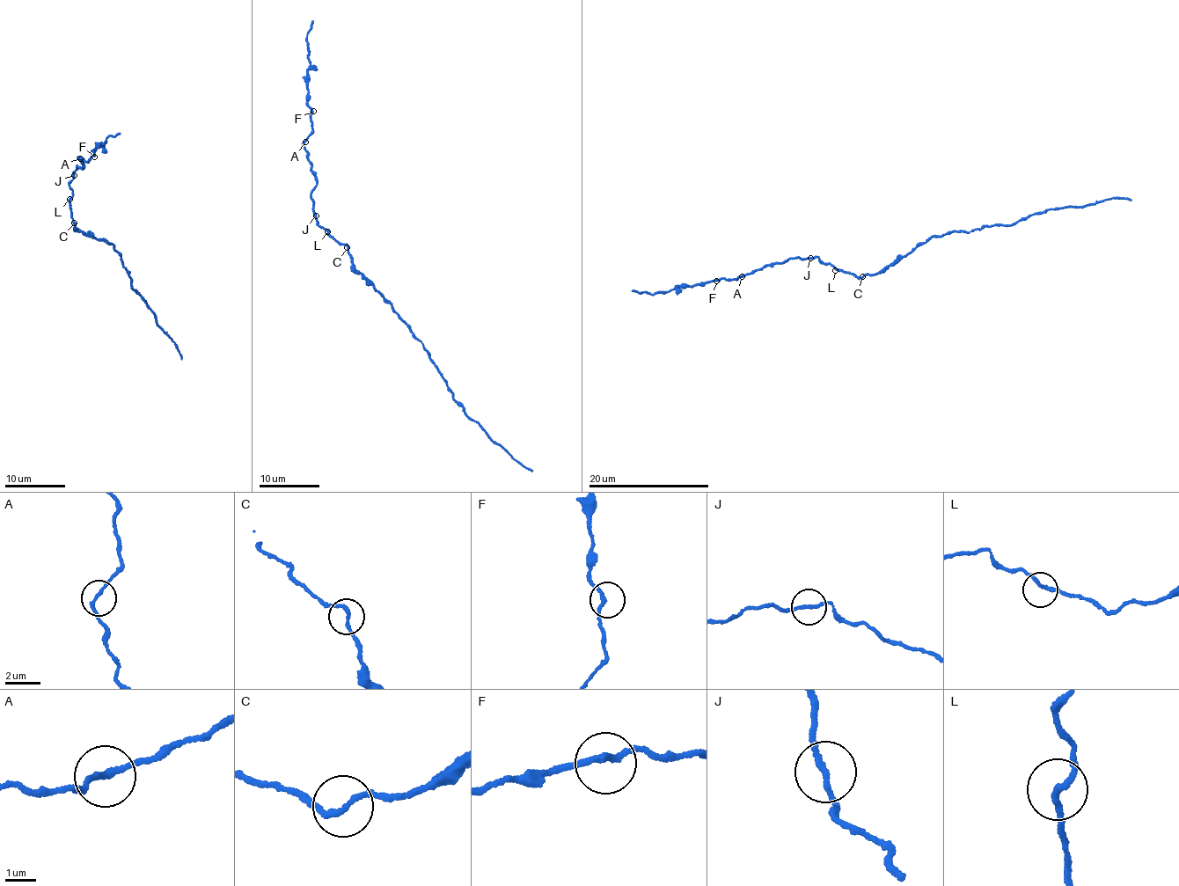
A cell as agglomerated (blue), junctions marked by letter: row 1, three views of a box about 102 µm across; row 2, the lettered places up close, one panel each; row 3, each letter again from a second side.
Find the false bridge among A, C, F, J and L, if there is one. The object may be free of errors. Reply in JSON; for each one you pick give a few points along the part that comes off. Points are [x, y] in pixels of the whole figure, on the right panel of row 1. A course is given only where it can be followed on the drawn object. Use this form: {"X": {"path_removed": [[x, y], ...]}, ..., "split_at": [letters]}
{"split_at": []}

